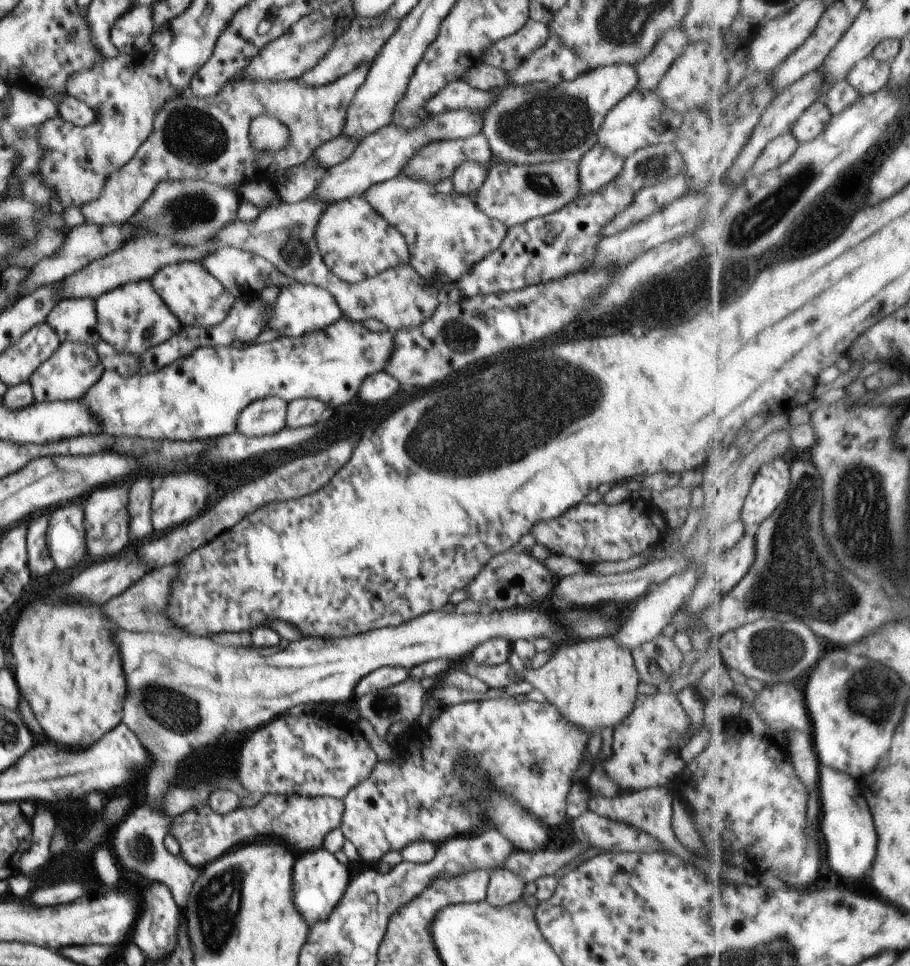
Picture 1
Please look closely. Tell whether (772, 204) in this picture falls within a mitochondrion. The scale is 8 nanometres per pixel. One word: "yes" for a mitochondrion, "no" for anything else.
yes

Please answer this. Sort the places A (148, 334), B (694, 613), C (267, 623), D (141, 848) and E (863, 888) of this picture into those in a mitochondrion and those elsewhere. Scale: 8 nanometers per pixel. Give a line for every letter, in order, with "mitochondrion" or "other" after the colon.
A: other
B: other
C: other
D: mitochondrion
E: other

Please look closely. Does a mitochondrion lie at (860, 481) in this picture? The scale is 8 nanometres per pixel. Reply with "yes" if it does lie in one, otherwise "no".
yes

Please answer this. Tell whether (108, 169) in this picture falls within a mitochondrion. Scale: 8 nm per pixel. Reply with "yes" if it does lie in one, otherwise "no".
no

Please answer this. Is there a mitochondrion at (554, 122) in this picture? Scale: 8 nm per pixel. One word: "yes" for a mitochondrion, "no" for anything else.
yes

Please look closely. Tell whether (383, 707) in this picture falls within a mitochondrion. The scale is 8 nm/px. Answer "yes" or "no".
yes

